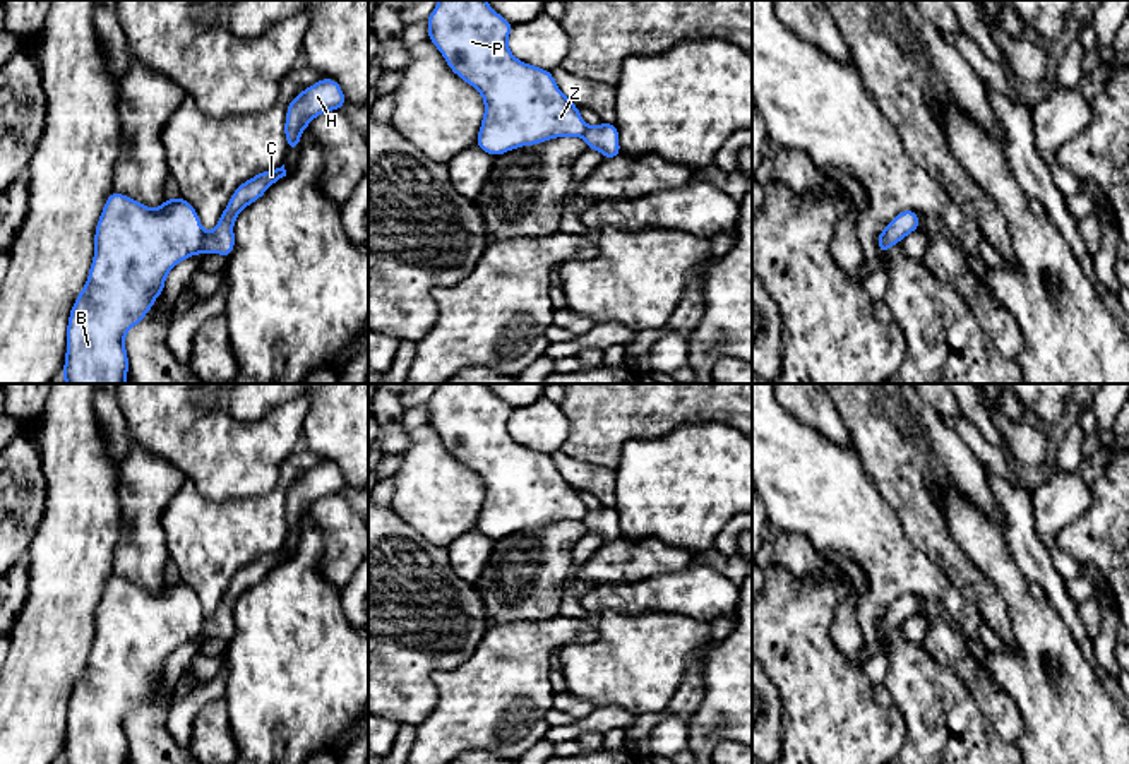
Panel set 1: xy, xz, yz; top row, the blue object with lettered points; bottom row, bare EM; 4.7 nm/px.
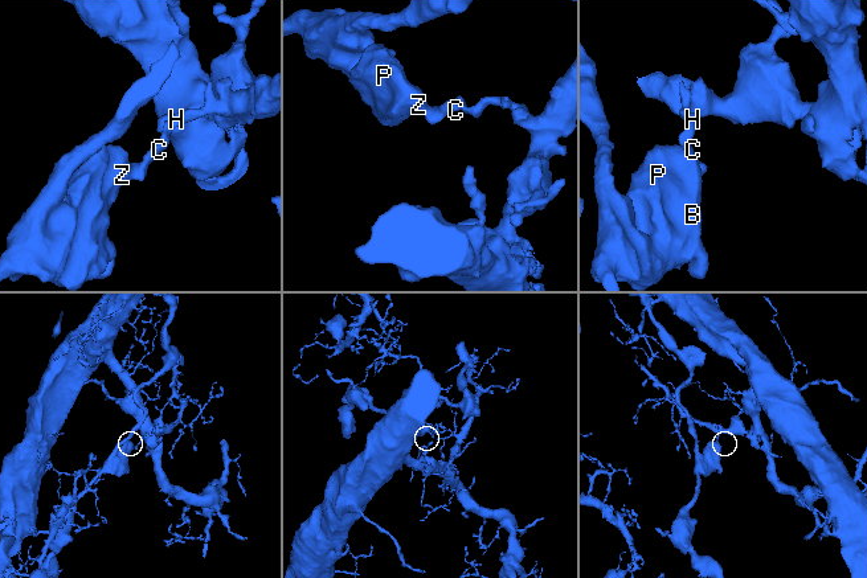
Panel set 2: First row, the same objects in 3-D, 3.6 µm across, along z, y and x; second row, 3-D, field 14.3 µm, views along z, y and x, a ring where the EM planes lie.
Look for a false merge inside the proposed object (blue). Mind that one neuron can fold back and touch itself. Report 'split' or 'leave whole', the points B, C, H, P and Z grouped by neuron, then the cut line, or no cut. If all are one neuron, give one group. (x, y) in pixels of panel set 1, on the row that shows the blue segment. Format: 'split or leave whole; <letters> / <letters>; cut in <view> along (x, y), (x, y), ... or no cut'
split; B P Z / C H; cut in xy along (204, 233), (201, 252)

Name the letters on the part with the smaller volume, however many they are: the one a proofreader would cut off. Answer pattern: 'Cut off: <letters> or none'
Cut off: B, P, Z

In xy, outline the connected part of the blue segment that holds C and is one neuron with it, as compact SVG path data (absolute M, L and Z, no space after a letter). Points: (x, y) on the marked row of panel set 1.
M284 164L276 170L262 171L243 182L230 197L216 228L202 236L202 254L221 254L230 257L235 248L233 224L236 216L252 202L259 200L266 190L286 176Z

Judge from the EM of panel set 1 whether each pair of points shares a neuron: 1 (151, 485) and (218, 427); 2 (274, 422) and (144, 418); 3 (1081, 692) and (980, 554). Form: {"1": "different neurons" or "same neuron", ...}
{"1": "different neurons", "2": "same neuron", "3": "same neuron"}

